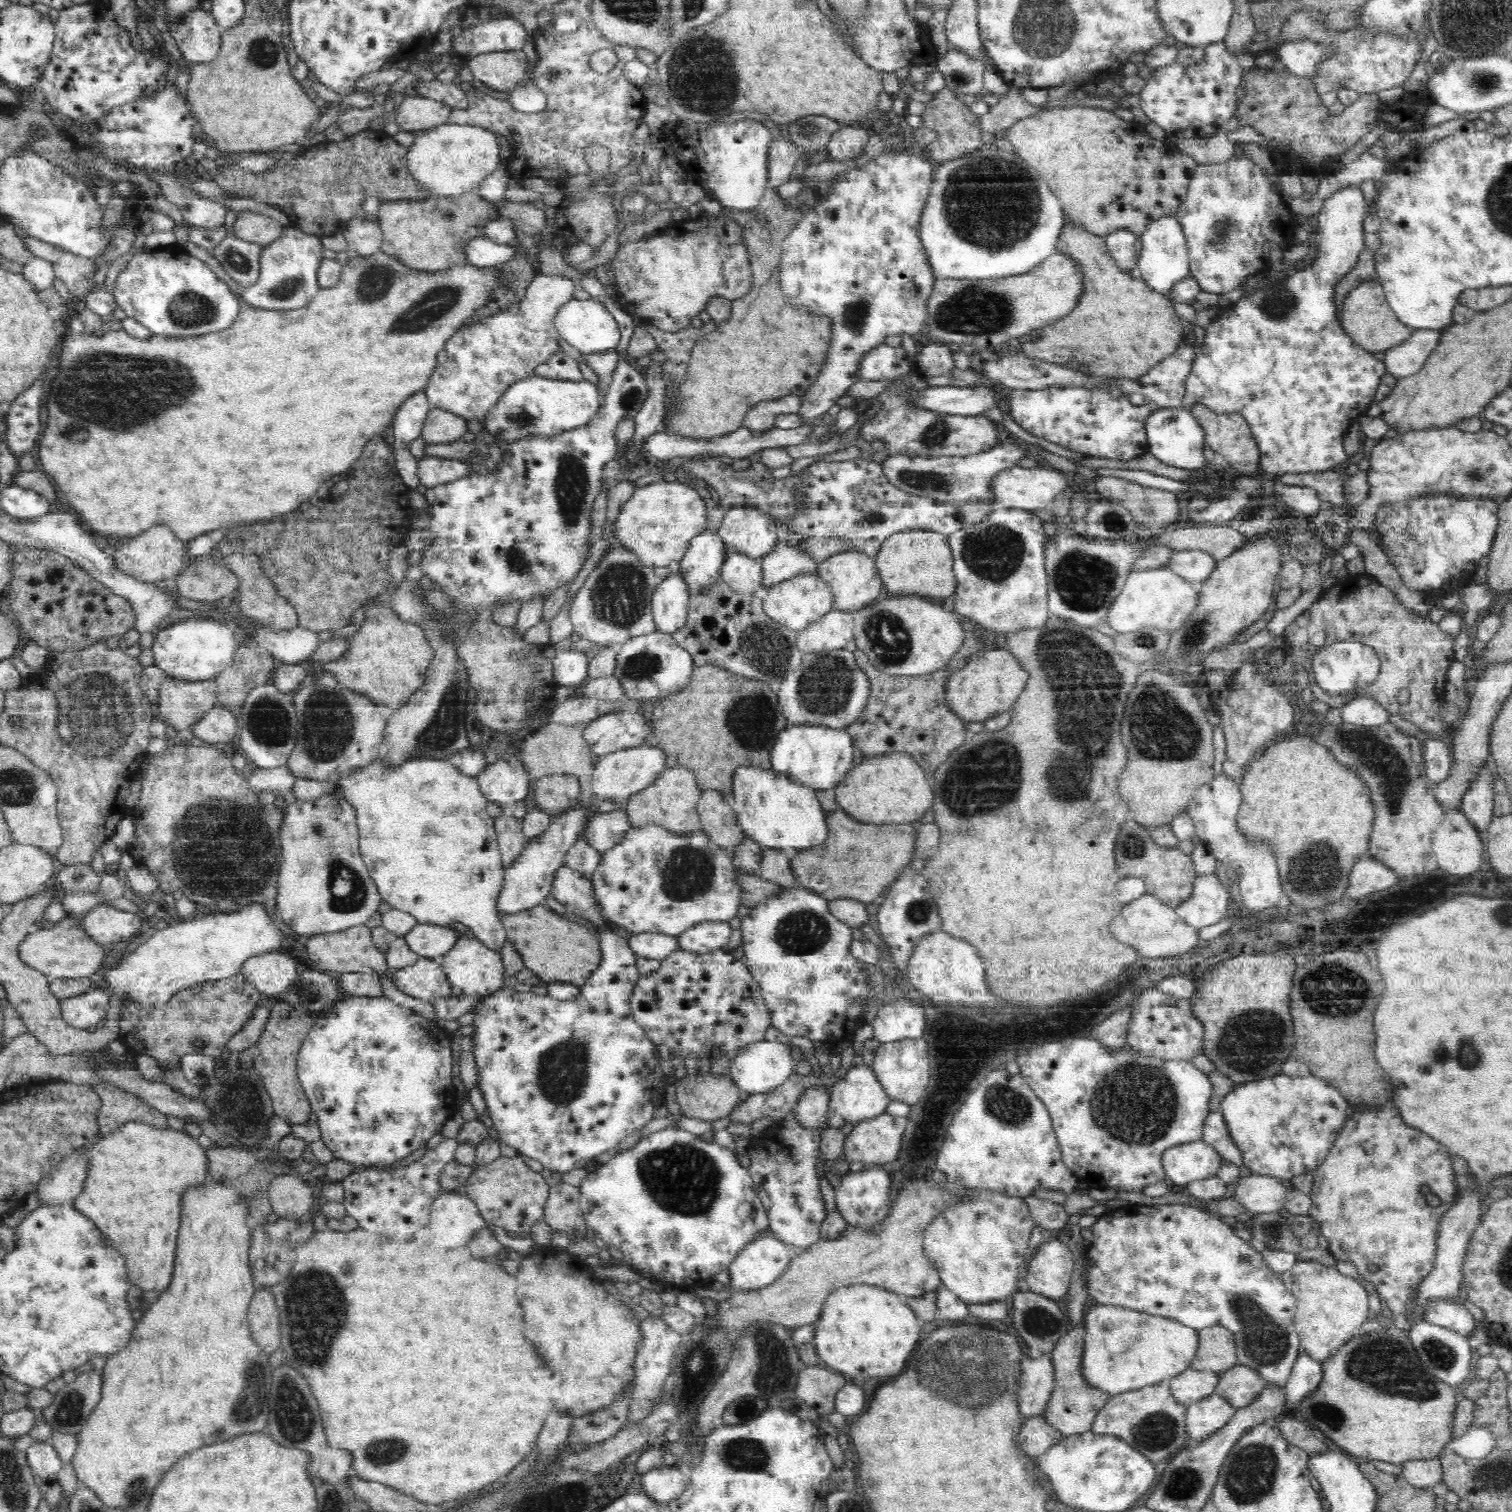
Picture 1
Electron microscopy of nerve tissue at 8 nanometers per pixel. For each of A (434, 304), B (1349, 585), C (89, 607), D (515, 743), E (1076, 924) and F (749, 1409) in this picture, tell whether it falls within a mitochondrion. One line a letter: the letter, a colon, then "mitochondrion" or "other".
A: mitochondrion
B: other
C: other
D: other
E: other
F: mitochondrion

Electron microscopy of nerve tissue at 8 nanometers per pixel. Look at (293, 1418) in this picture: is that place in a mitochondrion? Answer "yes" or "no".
yes

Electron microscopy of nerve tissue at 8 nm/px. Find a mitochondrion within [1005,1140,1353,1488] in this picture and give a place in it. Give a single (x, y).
(1265, 1342)

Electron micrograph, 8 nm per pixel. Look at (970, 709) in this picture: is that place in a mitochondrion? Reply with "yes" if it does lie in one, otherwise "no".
no

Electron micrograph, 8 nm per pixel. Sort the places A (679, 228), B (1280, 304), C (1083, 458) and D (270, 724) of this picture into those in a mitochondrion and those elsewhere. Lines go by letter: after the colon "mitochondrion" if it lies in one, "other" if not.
A: other
B: mitochondrion
C: other
D: mitochondrion

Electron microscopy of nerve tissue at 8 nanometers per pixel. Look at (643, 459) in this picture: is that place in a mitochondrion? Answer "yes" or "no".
no

